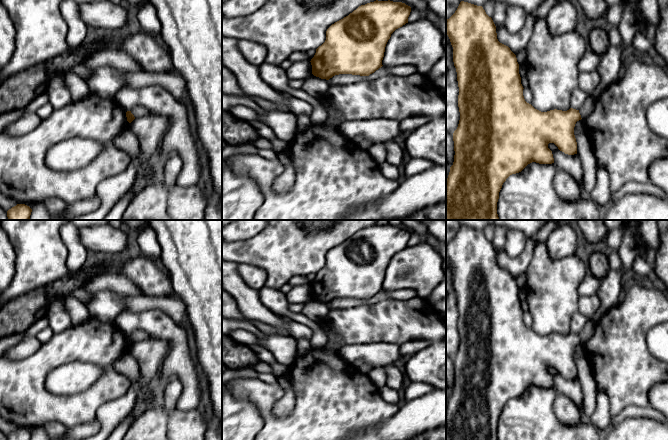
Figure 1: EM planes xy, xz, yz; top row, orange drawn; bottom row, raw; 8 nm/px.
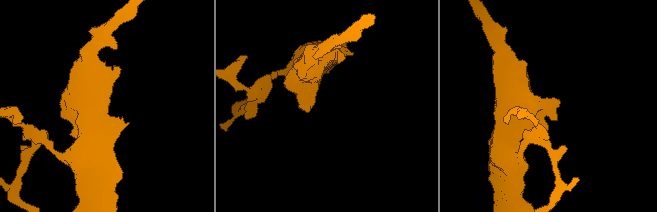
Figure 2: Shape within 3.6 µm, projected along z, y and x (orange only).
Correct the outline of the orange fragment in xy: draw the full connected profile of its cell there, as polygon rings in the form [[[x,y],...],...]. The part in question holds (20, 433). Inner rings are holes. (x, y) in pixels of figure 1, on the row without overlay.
[[[17,428],[7,435],[7,440],[30,440],[32,433],[25,428]]]

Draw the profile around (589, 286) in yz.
[[[586,273],[579,285],[578,290],[581,296],[593,296],[597,293],[599,287],[600,281],[591,273]]]

